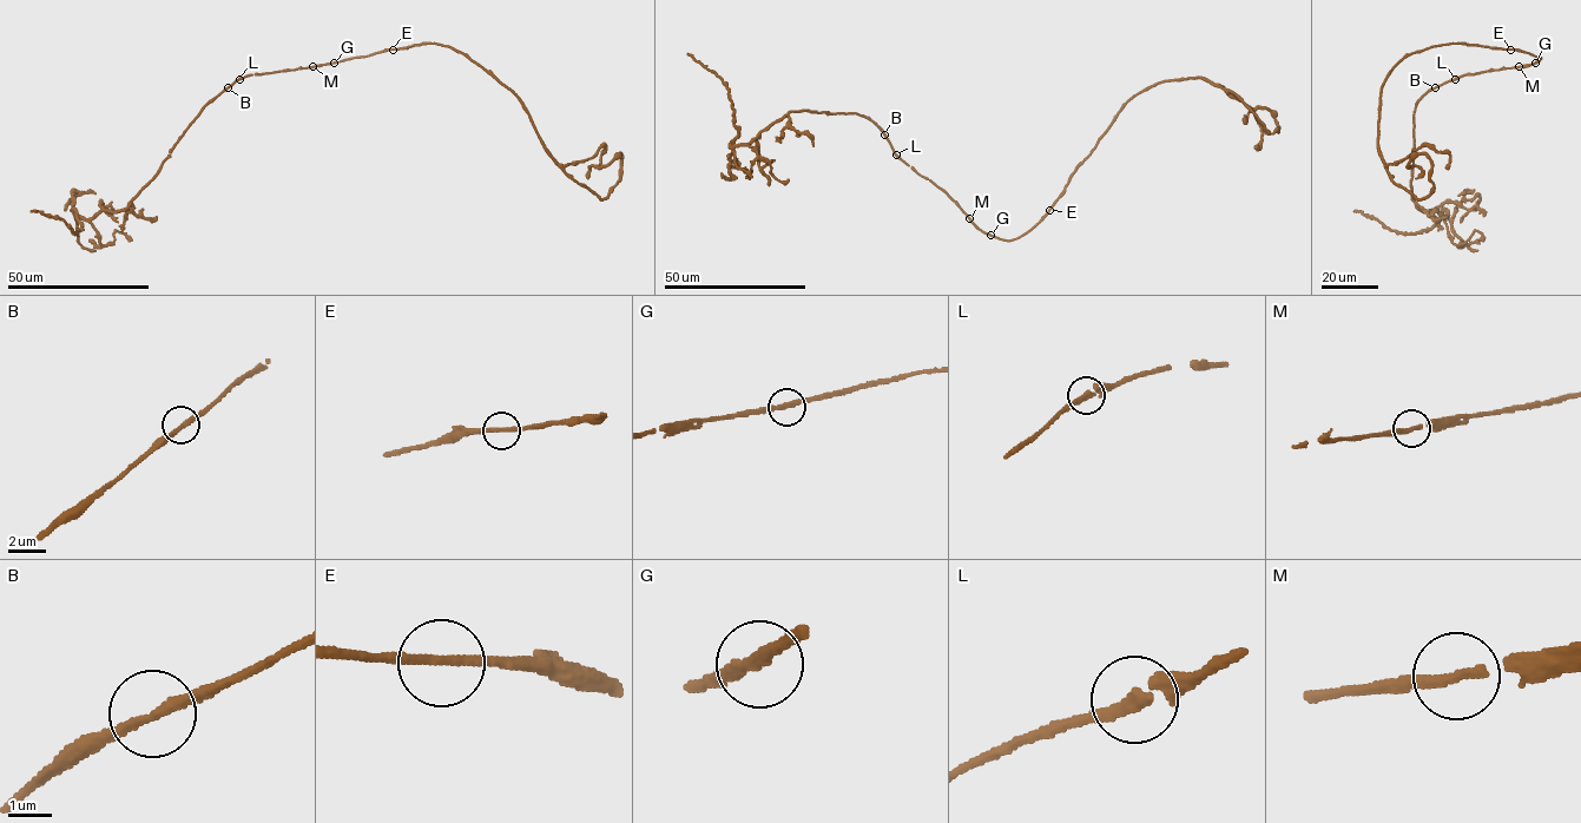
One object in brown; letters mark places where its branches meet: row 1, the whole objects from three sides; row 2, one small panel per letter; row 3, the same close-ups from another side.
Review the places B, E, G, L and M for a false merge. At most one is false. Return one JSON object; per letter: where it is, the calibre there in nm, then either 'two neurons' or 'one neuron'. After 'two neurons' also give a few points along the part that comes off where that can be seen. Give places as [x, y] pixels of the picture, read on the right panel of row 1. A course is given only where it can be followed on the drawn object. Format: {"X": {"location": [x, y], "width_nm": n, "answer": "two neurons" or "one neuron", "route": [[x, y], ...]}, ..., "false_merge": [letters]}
{"B": {"location": [1435, 87], "width_nm": 240, "answer": "one neuron"}, "E": {"location": [1510, 50], "width_nm": 200, "answer": "one neuron"}, "G": {"location": [1535, 63], "width_nm": 200, "answer": "one neuron"}, "L": {"location": [1455, 79], "width_nm": 240, "answer": "one neuron"}, "M": {"location": [1519, 66], "width_nm": 200, "answer": "one neuron"}, "false_merge": []}

